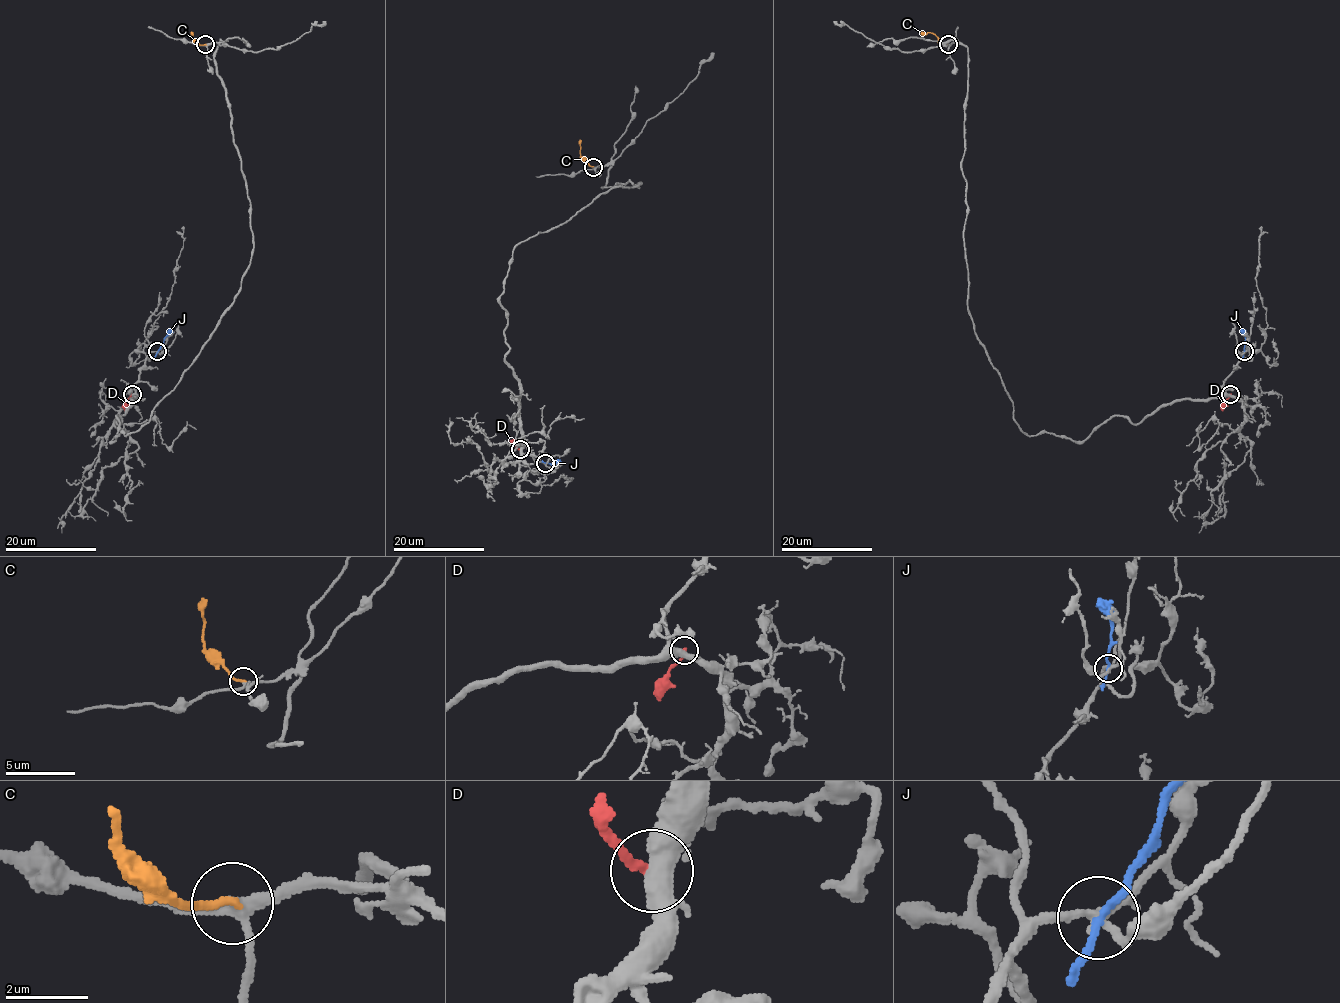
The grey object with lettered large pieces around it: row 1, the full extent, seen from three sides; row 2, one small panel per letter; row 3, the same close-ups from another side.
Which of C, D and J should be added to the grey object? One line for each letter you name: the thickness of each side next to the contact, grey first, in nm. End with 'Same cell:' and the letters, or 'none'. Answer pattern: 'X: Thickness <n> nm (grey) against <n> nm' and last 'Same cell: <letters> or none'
C: Thickness 220 nm (grey) against 190 nm
Same cell: C

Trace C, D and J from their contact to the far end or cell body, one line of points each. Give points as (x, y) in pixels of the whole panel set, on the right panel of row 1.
C: (947, 44), (943, 44), (931, 33), (920, 33)
D: (1230, 394), (1222, 411)
J: (1244, 352), (1245, 332), (1241, 329)

